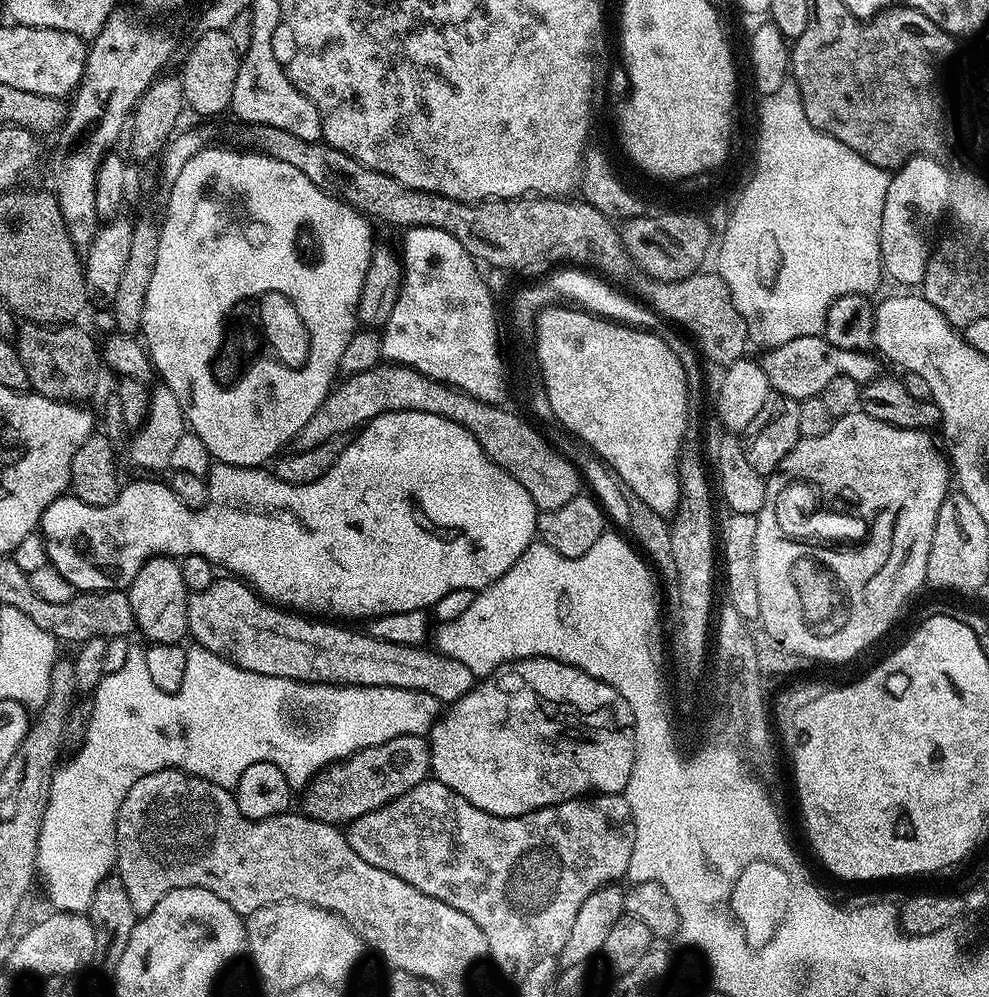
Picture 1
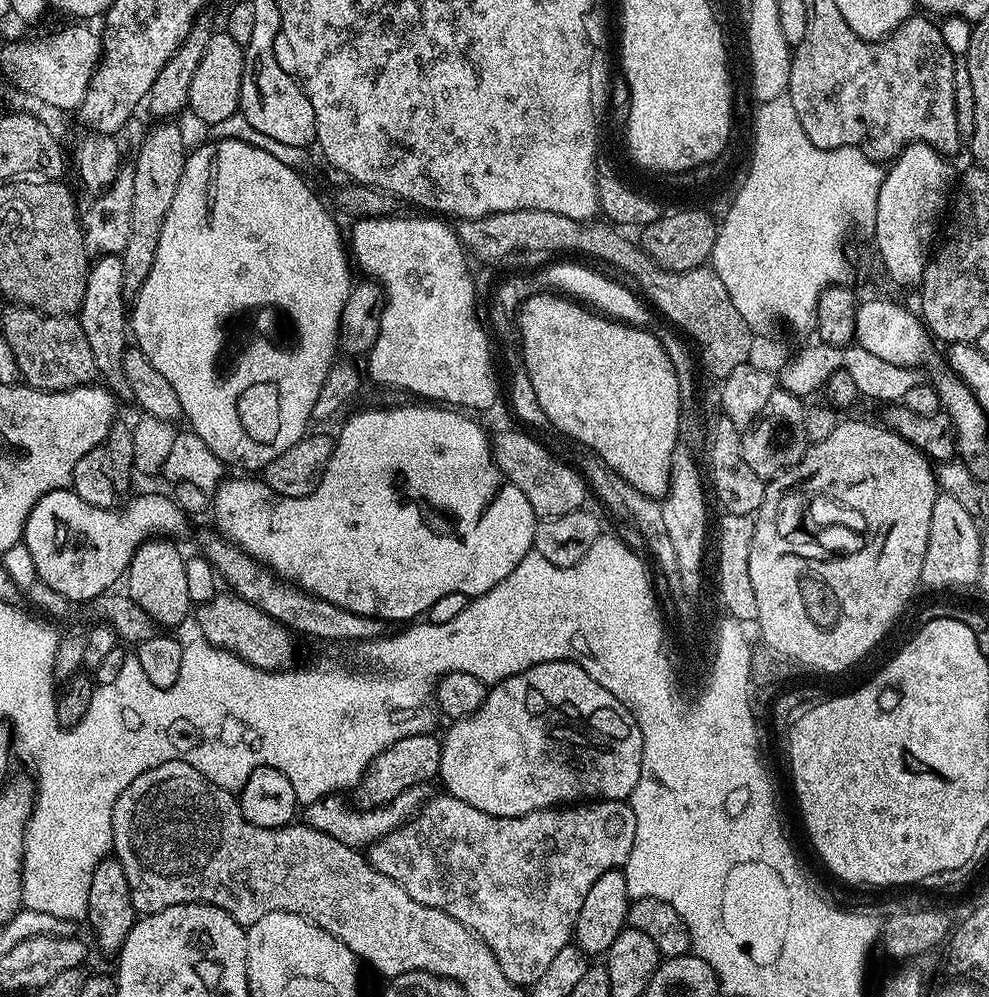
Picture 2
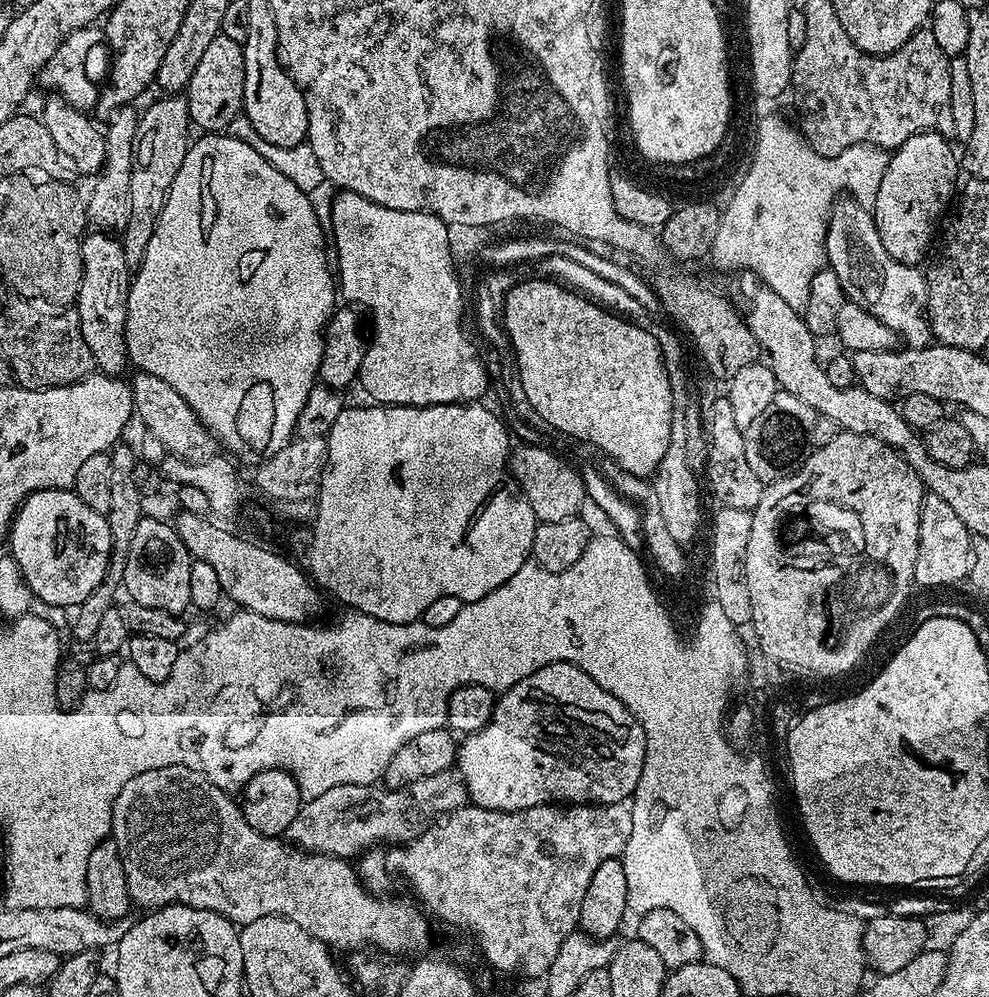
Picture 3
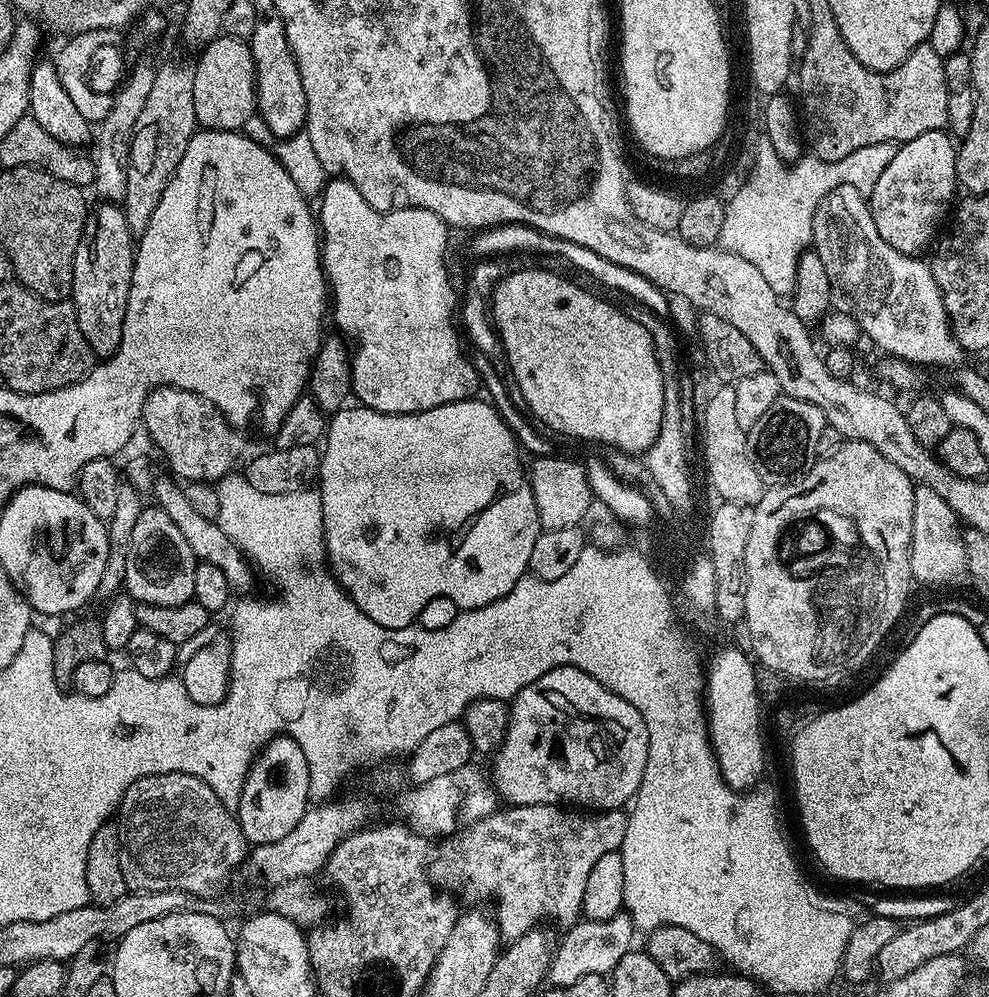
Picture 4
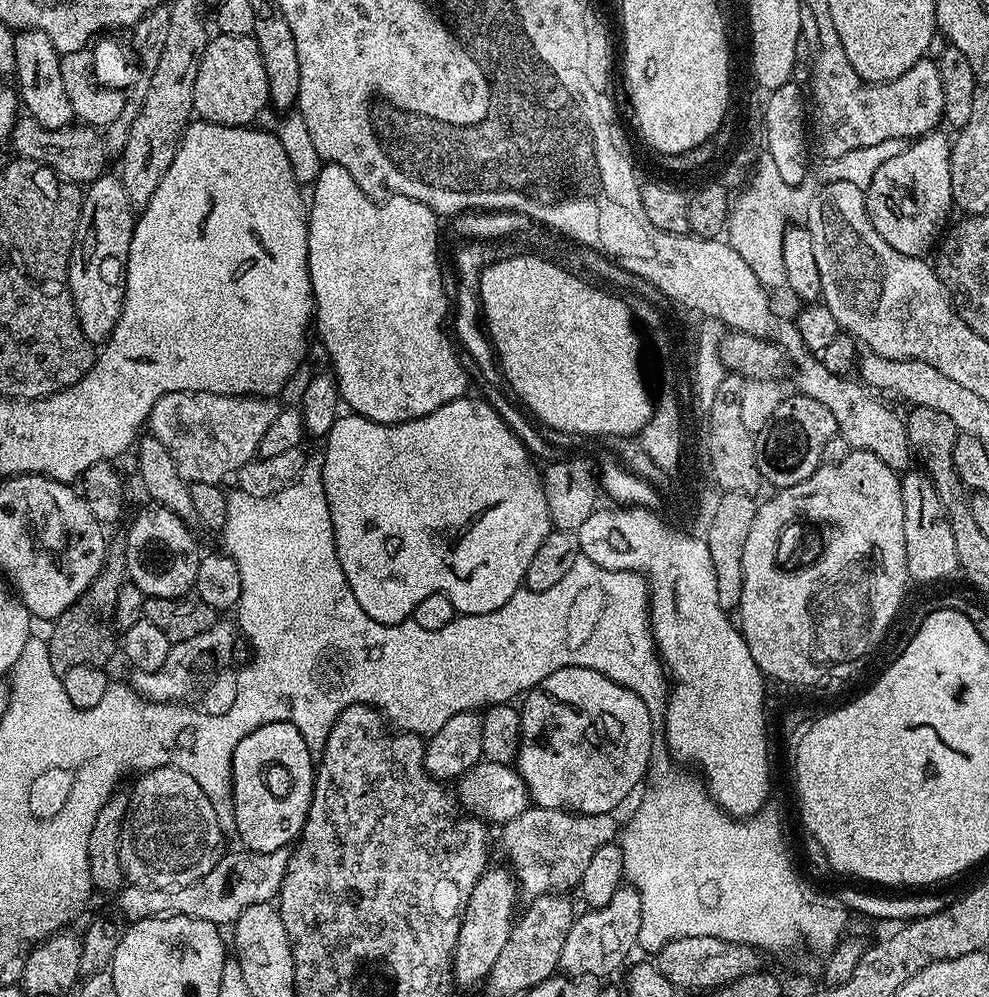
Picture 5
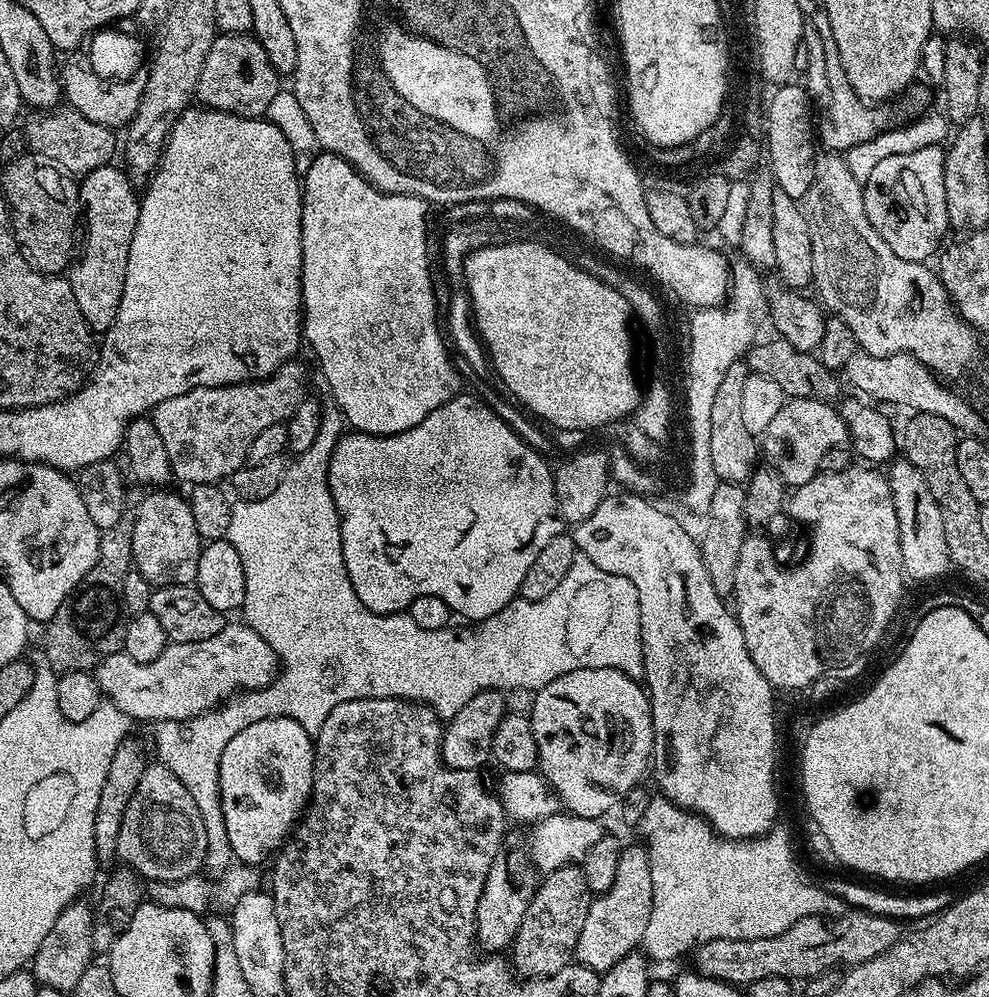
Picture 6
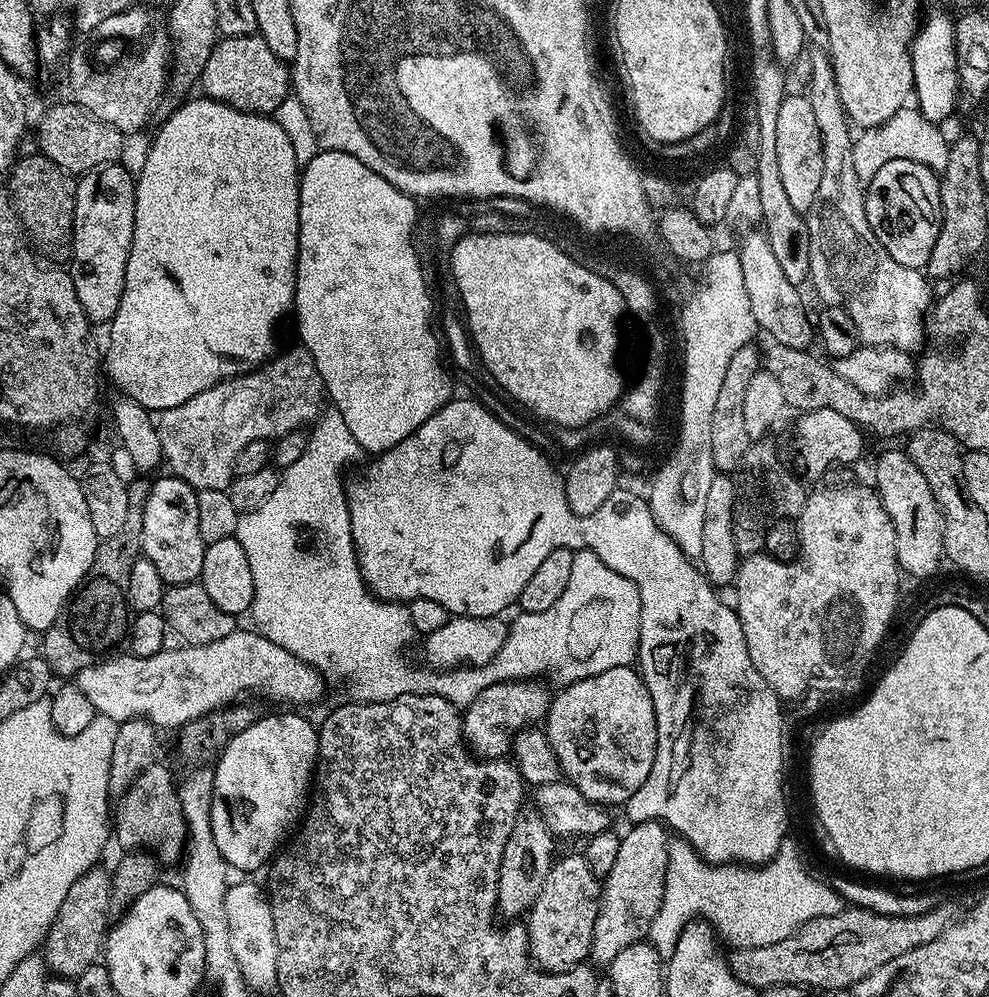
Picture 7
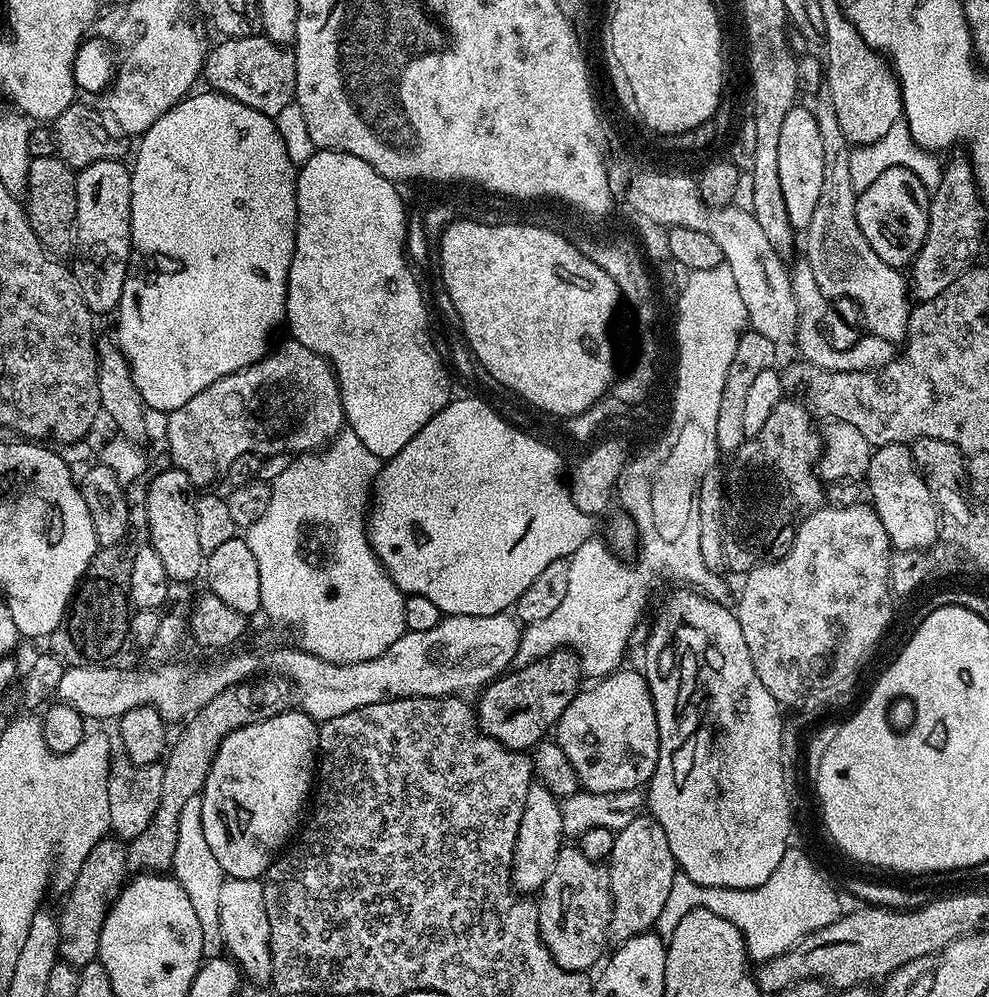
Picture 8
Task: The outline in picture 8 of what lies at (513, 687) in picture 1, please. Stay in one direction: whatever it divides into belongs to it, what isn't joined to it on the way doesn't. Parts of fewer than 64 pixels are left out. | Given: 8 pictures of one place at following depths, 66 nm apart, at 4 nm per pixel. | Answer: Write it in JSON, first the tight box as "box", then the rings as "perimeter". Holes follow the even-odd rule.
{"box":[554,670,660,792],"perimeter":[[[617,670],[597,679],[593,688],[577,692],[554,729],[556,743],[570,758],[581,785],[590,792],[643,789],[660,757],[656,711],[644,673],[624,671]]]}

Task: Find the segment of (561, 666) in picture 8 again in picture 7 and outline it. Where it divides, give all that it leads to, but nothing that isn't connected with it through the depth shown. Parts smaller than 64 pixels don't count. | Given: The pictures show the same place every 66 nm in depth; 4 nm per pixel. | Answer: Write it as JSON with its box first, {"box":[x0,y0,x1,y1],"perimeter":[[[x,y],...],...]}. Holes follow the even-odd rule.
{"box":[462,680,553,758],"perimeter":[[[507,680],[505,684],[486,686],[474,702],[462,712],[464,742],[471,755],[477,758],[500,758],[509,751],[512,739],[524,728],[539,725],[548,715],[553,693],[548,692],[547,683],[535,680]]]}

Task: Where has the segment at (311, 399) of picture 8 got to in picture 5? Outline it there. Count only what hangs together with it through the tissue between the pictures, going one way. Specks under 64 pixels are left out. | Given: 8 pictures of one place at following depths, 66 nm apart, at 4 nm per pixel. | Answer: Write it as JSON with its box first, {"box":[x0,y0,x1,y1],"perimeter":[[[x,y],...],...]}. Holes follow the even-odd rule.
{"box":[146,392,281,484],"perimeter":[[[165,392],[158,402],[154,402],[146,424],[150,435],[158,438],[162,446],[174,458],[174,466],[178,466],[178,474],[188,482],[210,482],[220,484],[231,477],[243,464],[250,462],[257,455],[262,434],[270,427],[270,422],[278,418],[281,405],[267,396],[219,396],[213,392]]]}

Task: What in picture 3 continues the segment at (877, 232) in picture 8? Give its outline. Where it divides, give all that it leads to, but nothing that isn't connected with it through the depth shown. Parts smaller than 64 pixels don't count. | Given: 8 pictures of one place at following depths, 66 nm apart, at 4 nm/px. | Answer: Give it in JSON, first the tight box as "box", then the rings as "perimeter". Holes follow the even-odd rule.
{"box":[870,130,958,264],"perimeter":[[[936,130],[919,132],[895,149],[889,155],[876,202],[870,208],[886,254],[903,264],[921,263],[919,260],[928,252],[936,219],[949,211],[954,200],[952,183],[956,180],[956,168],[958,172],[958,152],[948,145],[949,137],[945,136]]]}

